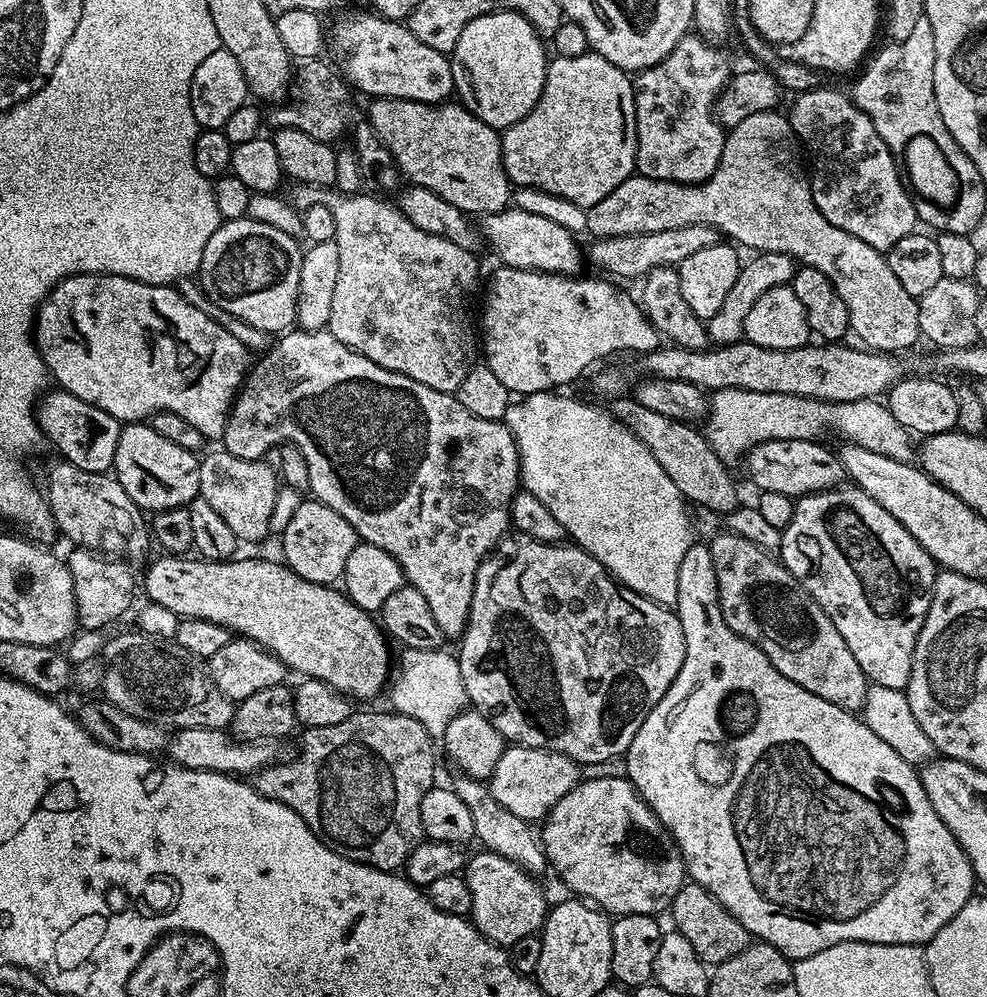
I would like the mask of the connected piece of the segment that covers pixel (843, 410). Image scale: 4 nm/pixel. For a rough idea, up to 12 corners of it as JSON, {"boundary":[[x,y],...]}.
{"boundary":[[711,393],[725,462],[767,440],[841,441],[908,462],[913,437],[880,398]]}

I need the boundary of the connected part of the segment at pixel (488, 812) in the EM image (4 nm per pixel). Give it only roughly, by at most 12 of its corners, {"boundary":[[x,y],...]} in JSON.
{"boundary":[[487,783],[450,786],[470,806],[475,839],[530,876],[549,871],[541,837]]}

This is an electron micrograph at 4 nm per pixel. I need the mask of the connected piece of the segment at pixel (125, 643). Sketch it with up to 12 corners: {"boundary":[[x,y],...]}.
{"boundary":[[139,630],[105,639],[107,703],[165,730],[227,729],[203,663]]}

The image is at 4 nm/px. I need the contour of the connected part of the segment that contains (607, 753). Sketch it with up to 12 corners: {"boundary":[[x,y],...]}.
{"boundary":[[508,534],[458,659],[505,741],[623,757],[686,658],[675,611]]}

